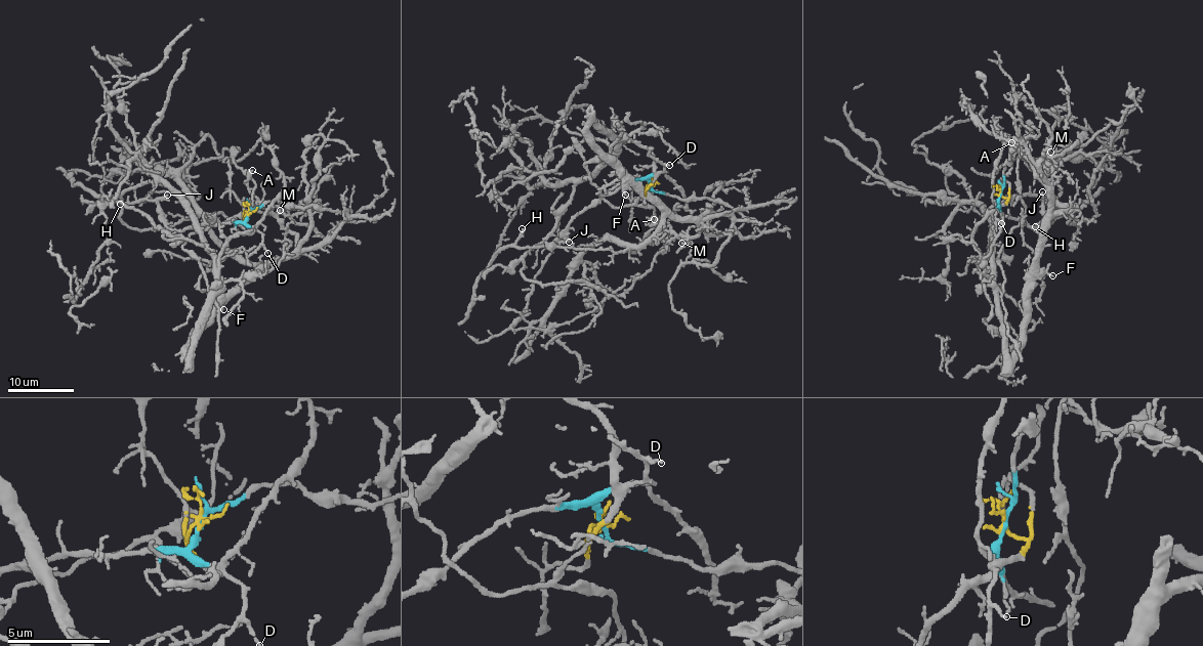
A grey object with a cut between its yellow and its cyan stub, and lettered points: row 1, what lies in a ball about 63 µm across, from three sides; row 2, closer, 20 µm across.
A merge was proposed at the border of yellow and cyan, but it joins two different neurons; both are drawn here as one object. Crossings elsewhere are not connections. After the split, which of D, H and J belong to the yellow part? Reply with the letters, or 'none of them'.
none of them

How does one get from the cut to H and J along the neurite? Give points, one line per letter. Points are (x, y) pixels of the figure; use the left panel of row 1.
H: (249, 214), (242, 222), (175, 230), (165, 226), (157, 203), (114, 200), (121, 204)
J: (249, 214), (242, 222), (212, 222), (175, 230), (163, 222), (159, 202), (167, 195)

